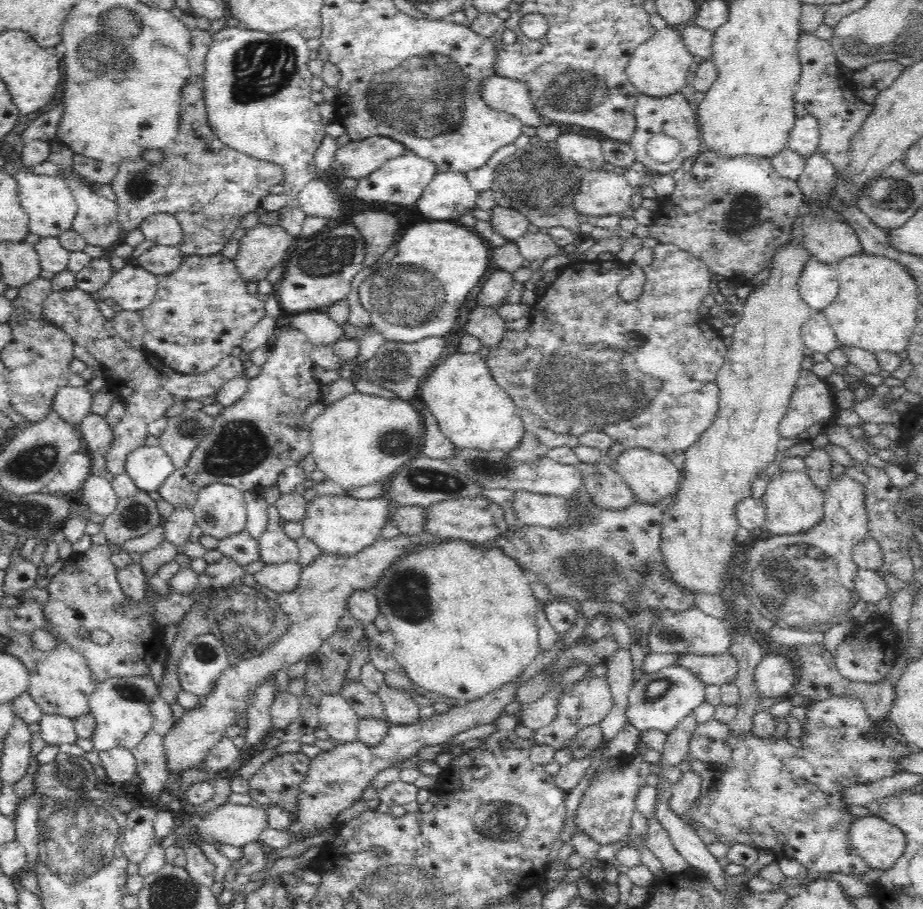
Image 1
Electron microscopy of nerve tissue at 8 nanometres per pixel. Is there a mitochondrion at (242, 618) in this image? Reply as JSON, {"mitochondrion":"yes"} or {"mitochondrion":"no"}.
{"mitochondrion":"yes"}

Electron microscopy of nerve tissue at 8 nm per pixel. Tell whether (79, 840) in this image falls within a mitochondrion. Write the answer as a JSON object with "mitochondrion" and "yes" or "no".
{"mitochondrion":"yes"}

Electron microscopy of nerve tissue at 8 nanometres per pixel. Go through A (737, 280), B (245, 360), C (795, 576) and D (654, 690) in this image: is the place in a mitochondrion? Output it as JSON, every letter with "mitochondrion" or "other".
{"A":"other","B":"other","C":"mitochondrion","D":"mitochondrion"}

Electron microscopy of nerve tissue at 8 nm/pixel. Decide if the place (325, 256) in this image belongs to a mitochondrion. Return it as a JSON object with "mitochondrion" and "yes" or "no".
{"mitochondrion":"yes"}

